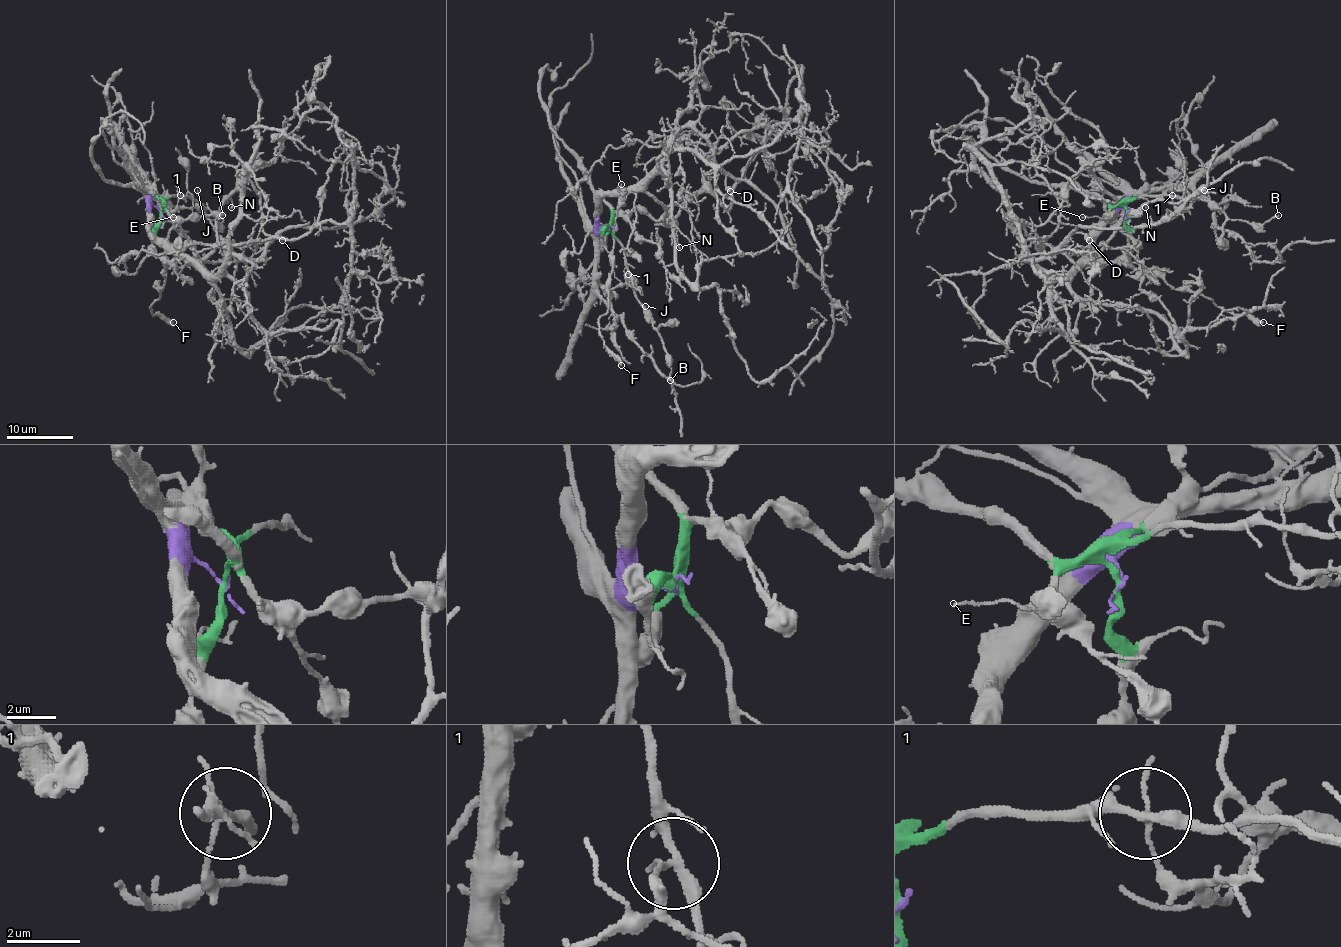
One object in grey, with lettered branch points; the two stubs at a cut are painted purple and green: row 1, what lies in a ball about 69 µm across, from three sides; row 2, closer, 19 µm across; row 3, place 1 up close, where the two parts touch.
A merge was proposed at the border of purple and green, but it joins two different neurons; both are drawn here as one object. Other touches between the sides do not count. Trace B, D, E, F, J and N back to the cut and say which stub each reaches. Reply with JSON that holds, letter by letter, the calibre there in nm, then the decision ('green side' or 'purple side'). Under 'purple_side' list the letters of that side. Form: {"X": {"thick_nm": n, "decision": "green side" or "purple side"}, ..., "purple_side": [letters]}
{"B": {"thick_nm": 150, "decision": "green side"}, "D": {"thick_nm": 440, "decision": "purple side"}, "E": {"thick_nm": 110, "decision": "green side"}, "F": {"thick_nm": 180, "decision": "green side"}, "J": {"thick_nm": 100, "decision": "green side"}, "N": {"thick_nm": 110, "decision": "purple side"}, "purple_side": ["D", "N"]}

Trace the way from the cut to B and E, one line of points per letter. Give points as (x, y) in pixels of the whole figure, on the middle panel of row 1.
B: (609, 228), (624, 250), (624, 264), (636, 299), (657, 332), (666, 352), (671, 380)
E: (609, 228), (611, 217), (619, 208), (621, 183)

